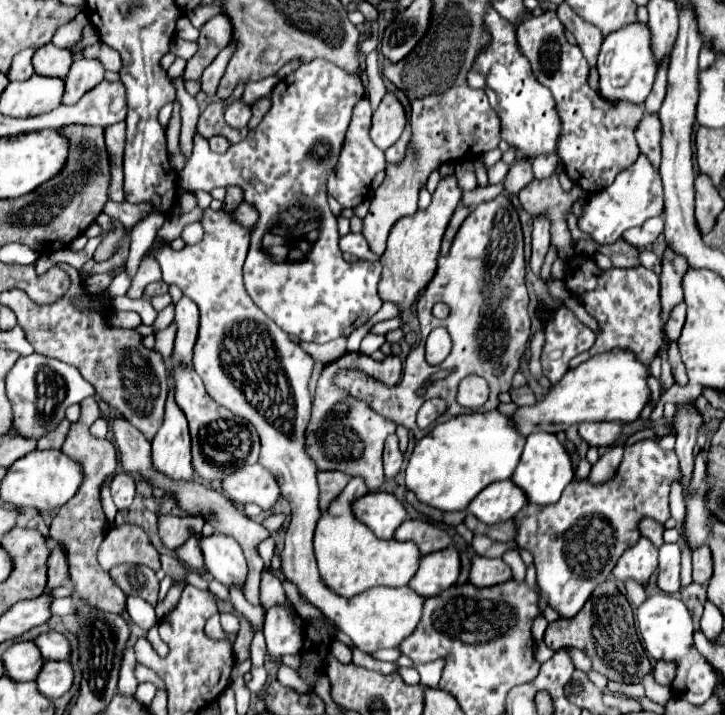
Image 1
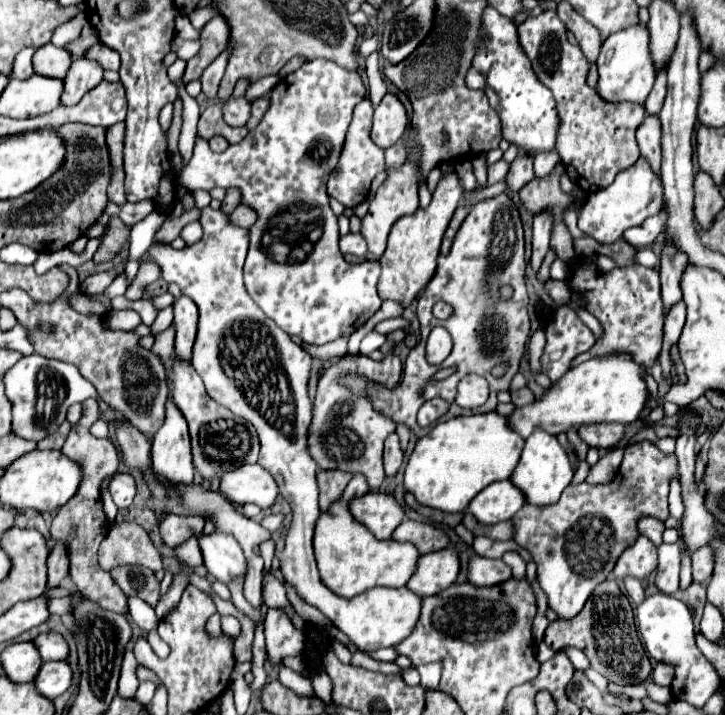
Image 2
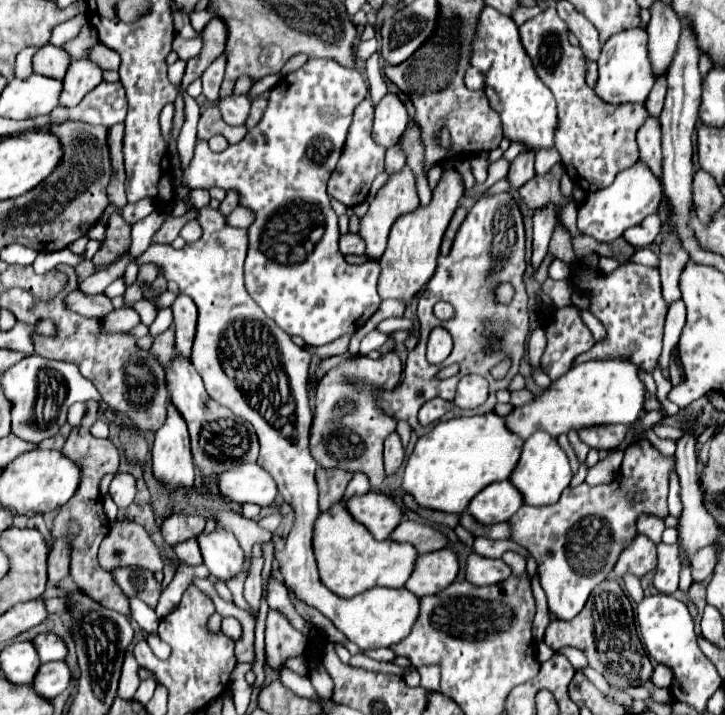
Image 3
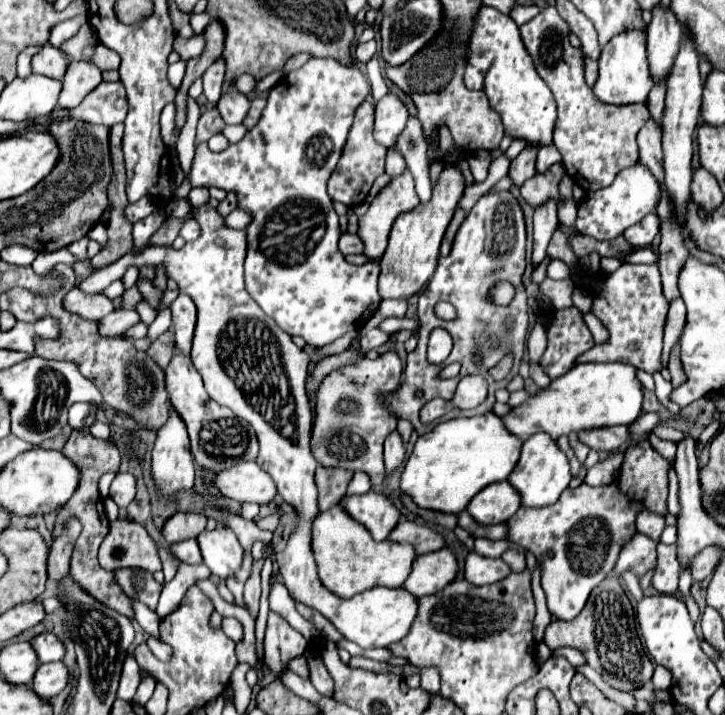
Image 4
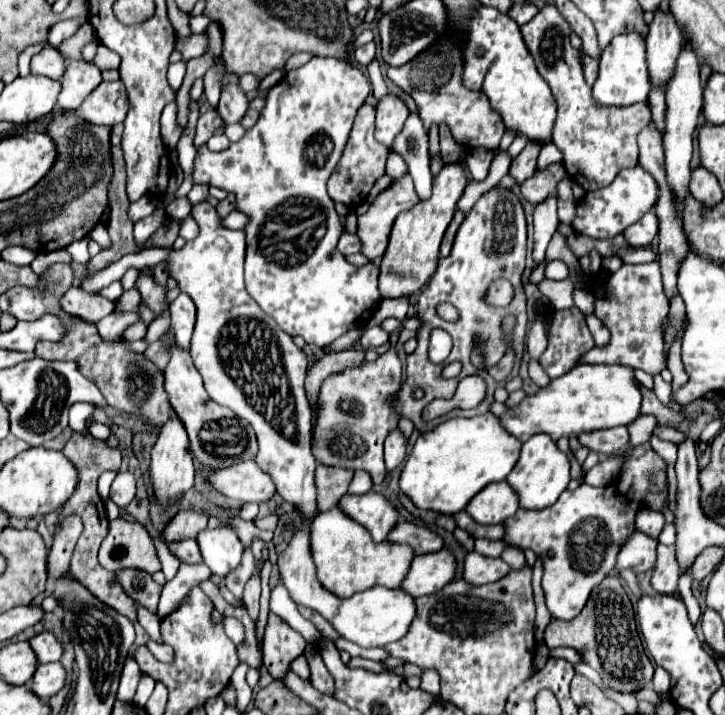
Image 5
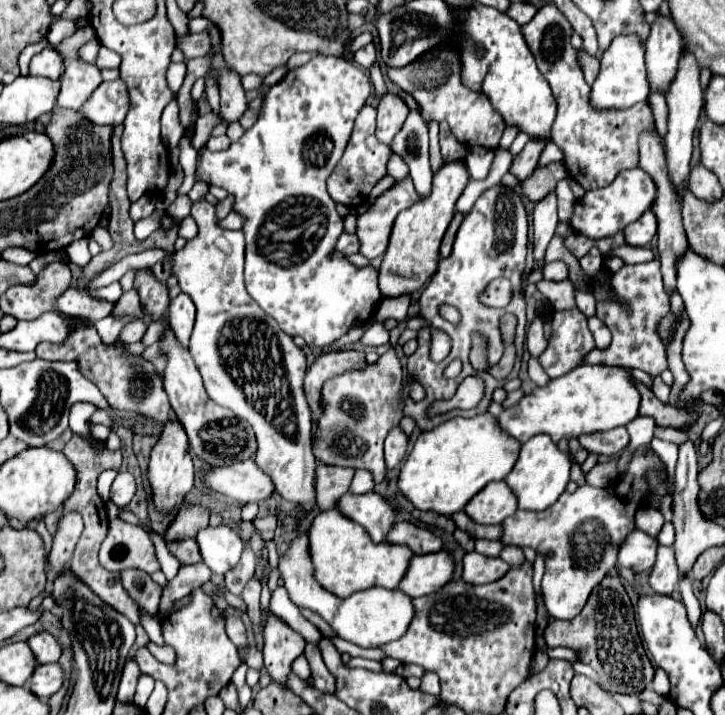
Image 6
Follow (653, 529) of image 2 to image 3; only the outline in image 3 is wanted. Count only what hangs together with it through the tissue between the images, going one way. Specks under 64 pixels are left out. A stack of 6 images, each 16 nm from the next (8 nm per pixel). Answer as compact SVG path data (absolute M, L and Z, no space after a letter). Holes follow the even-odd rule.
M642 514L640 518L638 518L638 532L640 534L644 534L644 536L648 536L652 542L656 542L656 544L660 544L660 536L662 536L662 532L664 532L664 518L656 518L654 514Z

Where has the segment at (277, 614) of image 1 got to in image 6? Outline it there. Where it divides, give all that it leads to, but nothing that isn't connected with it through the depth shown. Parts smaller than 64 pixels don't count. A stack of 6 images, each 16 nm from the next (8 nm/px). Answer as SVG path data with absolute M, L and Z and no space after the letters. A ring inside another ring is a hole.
M270 616L264 632L264 666L270 678L288 688L288 676L292 674L292 662L304 654L306 640L294 632L280 618Z

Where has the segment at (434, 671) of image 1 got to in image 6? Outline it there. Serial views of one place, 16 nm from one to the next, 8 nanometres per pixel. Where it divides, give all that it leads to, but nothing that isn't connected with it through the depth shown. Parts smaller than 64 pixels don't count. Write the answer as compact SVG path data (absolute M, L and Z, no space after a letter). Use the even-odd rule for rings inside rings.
M426 672L426 676L422 678L422 686L420 686L420 690L426 692L426 694L434 694L434 696L438 696L438 694L440 694L438 676L432 674L432 672Z

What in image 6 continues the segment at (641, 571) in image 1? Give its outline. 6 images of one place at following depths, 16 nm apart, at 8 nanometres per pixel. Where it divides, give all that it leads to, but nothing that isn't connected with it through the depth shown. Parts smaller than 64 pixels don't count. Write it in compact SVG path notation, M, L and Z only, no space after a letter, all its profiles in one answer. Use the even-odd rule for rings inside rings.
M634 530L634 532L630 532L628 540L624 540L624 544L620 544L618 564L634 570L636 574L646 572L654 566L656 548L658 548L658 540L654 536L642 532L642 530Z

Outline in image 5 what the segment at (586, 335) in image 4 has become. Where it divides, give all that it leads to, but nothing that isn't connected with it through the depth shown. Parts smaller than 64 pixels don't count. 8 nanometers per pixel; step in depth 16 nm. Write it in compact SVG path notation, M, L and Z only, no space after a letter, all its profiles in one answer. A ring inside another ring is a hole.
M570 308L570 310L558 310L552 318L552 328L550 328L550 340L548 340L548 348L544 350L544 354L540 356L540 366L544 368L544 372L550 378L558 378L564 376L566 372L570 372L574 366L578 366L580 358L594 348L594 338L586 326L586 316L578 310L578 308Z

